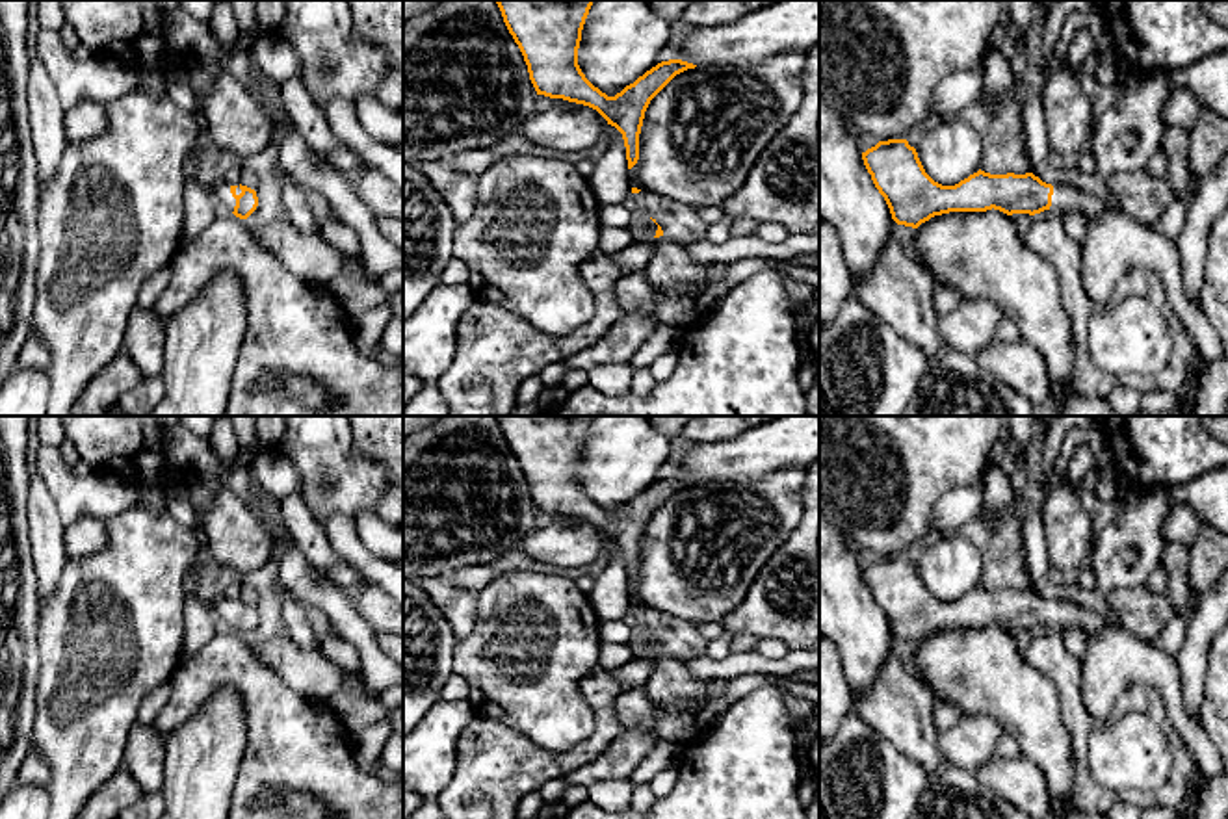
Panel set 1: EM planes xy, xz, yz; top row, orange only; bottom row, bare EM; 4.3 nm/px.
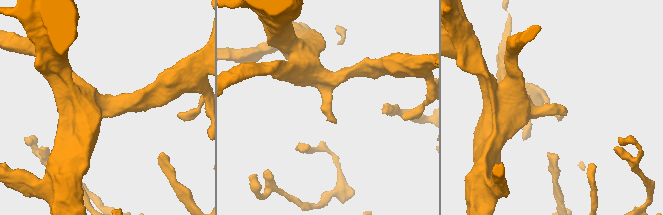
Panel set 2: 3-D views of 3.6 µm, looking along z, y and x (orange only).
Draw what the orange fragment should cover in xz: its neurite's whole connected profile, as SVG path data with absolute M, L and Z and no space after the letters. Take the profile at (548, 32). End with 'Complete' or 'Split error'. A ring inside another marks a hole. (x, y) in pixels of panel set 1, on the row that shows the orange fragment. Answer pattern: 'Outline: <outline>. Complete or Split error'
Outline: M496 0L503 22L524 56L537 95L563 98L596 110L607 124L622 134L628 169L632 169L639 160L639 134L650 100L676 74L695 69L697 65L682 59L661 61L615 97L607 97L585 78L578 65L581 30L593 2L594 0Z. Complete

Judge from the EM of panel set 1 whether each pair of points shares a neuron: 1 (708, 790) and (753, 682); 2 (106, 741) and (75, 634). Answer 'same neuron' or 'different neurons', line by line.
1: different neurons
2: same neuron

